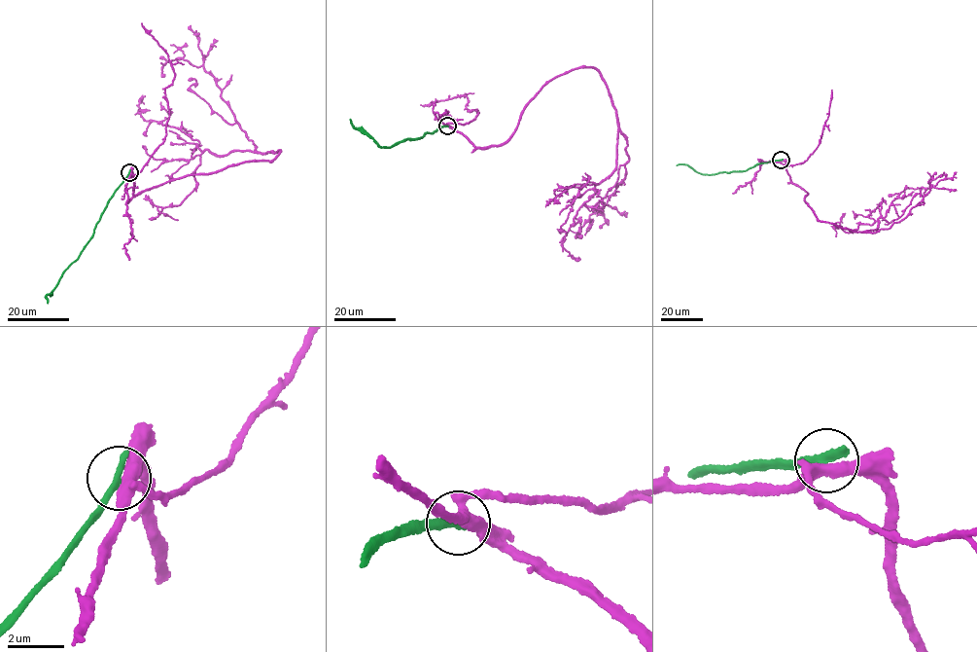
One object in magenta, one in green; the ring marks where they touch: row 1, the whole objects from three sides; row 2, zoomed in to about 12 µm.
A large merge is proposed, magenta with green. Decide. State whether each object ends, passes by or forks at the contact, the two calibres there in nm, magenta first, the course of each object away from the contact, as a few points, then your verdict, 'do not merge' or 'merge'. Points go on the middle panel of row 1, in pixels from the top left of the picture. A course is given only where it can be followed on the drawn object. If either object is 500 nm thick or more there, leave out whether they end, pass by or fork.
magenta forks | green ends | 360/340 nm | magenta via (447, 126), (477, 147), (507, 142), (543, 85), (589, 66), (617, 158), (597, 184), (554, 193), (575, 183) | green via (447, 126), (426, 133), (421, 138), (402, 140), (382, 148), (352, 125), (350, 119) | do not merge

